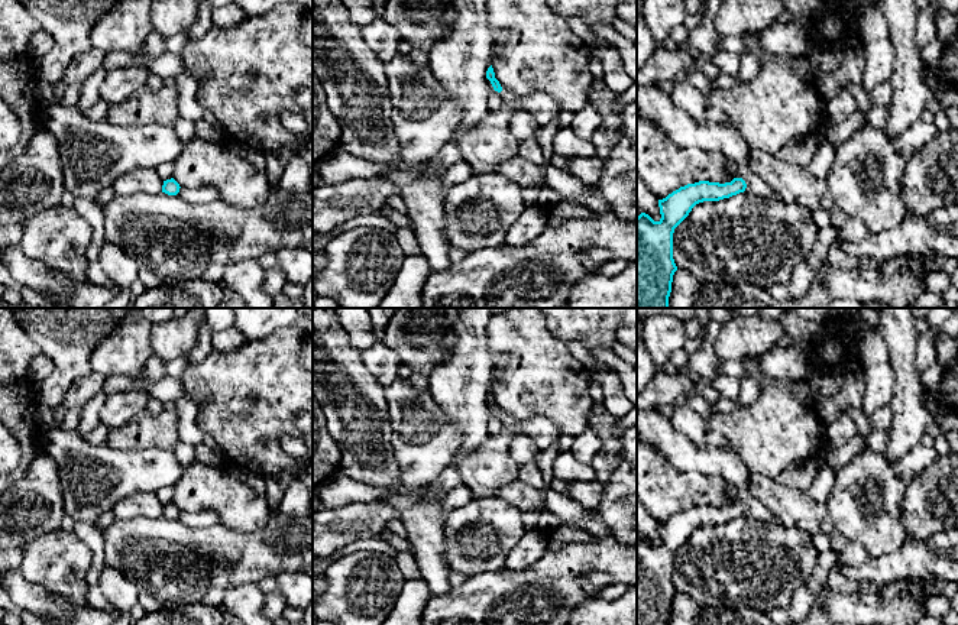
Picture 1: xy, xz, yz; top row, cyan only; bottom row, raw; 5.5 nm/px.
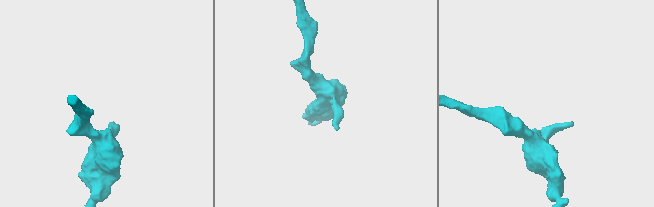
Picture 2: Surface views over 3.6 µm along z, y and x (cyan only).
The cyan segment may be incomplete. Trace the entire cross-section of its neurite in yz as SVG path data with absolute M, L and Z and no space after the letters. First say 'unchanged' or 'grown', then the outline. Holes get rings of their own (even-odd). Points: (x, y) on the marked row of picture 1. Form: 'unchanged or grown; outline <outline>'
unchanged; outline M742 178L725 184L687 184L658 200L658 221L645 213L637 217L637 308L669 308L673 275L677 271L673 259L673 233L692 208L703 201L729 198L745 188Z

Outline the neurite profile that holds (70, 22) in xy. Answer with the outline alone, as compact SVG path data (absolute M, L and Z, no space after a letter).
M20 0L52 35L52 51L38 62L39 78L55 85L72 59L91 48L90 30L120 0Z

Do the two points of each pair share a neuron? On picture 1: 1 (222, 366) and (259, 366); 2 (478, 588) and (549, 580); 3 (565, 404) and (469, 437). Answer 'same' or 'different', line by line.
1: same
2: same
3: different

